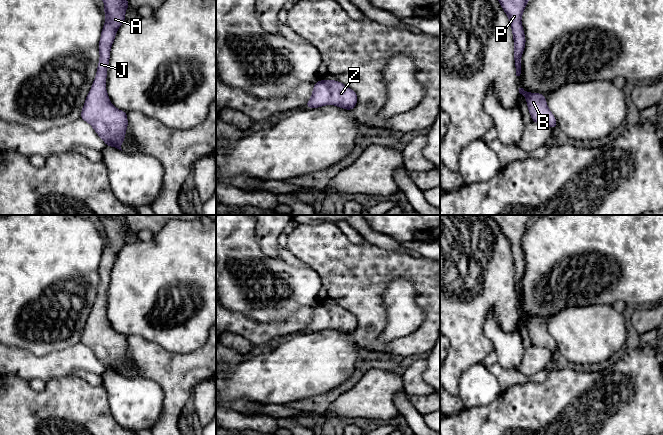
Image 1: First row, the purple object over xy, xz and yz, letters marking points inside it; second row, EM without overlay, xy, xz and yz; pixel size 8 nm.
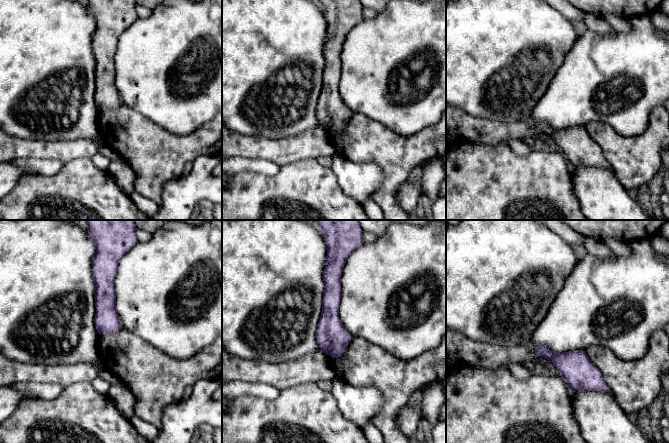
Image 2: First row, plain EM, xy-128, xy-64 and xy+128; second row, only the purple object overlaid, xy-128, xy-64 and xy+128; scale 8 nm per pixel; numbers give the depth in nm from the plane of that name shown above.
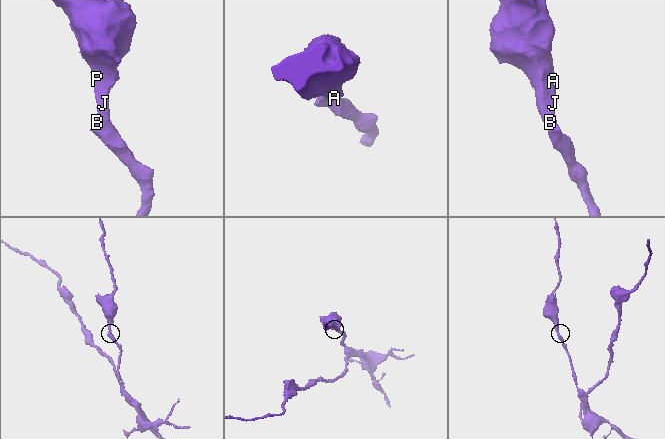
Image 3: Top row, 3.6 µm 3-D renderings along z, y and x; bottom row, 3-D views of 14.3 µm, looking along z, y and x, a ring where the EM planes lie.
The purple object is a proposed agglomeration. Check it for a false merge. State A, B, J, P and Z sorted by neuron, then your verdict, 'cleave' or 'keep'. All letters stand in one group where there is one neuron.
A B J P Z; keep

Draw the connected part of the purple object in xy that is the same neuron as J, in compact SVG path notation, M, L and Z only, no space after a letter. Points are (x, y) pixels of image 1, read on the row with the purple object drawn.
M103 0L103 2L105 6L104 13L106 19L98 45L100 59L94 82L86 97L80 118L93 127L98 136L105 142L106 146L112 146L122 151L121 144L125 140L125 132L128 126L127 113L122 110L118 110L110 102L106 91L106 77L111 46L114 42L118 28L126 20L125 12L129 3L128 0Z

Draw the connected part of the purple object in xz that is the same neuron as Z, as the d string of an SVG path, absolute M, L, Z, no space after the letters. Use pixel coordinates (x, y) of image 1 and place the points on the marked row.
M318 80L305 108L335 105L346 110L353 110L357 100L357 93L343 83L335 80Z

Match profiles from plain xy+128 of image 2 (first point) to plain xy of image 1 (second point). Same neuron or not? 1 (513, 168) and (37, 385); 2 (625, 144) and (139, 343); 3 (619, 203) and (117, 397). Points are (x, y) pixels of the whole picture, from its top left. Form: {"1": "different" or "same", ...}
{"1": "different", "2": "same", "3": "same"}

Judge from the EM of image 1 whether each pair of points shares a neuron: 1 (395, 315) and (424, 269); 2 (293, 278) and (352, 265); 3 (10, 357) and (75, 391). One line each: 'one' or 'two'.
1: two
2: two
3: two

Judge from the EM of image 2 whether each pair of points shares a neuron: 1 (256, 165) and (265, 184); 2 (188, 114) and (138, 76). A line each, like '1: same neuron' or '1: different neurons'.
1: different neurons
2: same neuron

